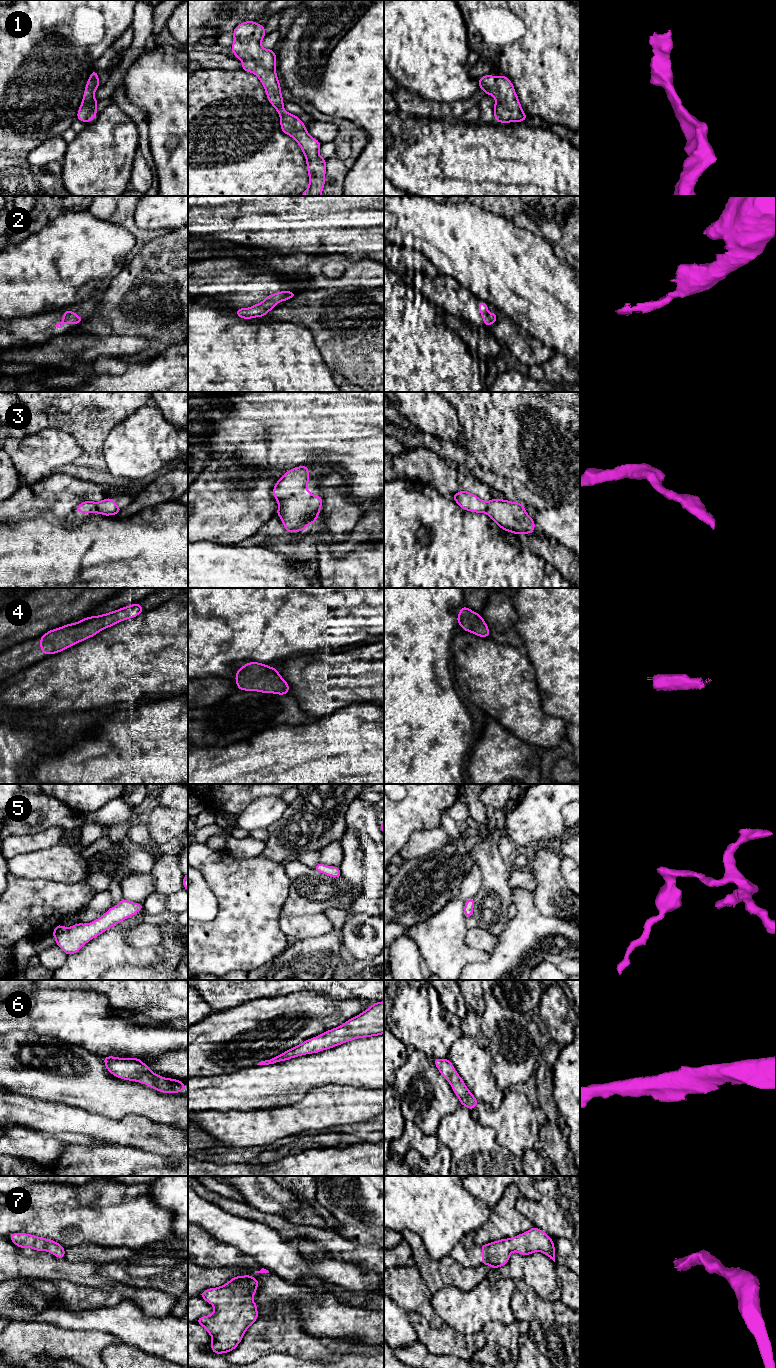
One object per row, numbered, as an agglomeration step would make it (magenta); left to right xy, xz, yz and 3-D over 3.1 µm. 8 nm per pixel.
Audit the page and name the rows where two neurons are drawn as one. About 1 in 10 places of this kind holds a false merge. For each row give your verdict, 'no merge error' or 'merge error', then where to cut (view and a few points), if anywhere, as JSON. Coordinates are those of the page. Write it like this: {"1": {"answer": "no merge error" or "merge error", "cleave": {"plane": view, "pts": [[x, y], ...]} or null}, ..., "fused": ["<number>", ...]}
{"1": {"answer": "no merge error", "cleave": null}, "2": {"answer": "no merge error", "cleave": null}, "3": {"answer": "no merge error", "cleave": null}, "4": {"answer": "no merge error", "cleave": null}, "5": {"answer": "no merge error", "cleave": null}, "6": {"answer": "no merge error", "cleave": null}, "7": {"answer": "no merge error", "cleave": null}, "fused": []}

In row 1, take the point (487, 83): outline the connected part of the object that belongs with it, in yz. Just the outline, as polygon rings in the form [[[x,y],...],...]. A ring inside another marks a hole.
[[[488,74],[478,79],[478,84],[486,95],[492,95],[496,99],[494,103],[495,122],[523,122],[528,118],[509,78],[503,75],[495,78]]]

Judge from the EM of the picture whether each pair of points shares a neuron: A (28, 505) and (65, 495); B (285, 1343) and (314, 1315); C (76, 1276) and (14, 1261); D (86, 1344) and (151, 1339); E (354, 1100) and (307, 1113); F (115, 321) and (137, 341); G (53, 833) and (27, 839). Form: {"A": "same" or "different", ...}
{"A": "same", "B": "different", "C": "same", "D": "different", "E": "same", "F": "different", "G": "same"}

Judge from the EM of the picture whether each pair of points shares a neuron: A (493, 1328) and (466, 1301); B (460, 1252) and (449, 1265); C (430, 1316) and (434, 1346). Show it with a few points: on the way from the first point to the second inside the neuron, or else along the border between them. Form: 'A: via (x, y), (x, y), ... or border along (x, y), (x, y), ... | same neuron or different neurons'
A: border along (511, 1322), (488, 1322), (482, 1330) | different neurons
B: border along (449, 1255), (461, 1265), (475, 1268) | different neurons
C: border along (414, 1312), (421, 1315), (433, 1328), (442, 1325) | different neurons

